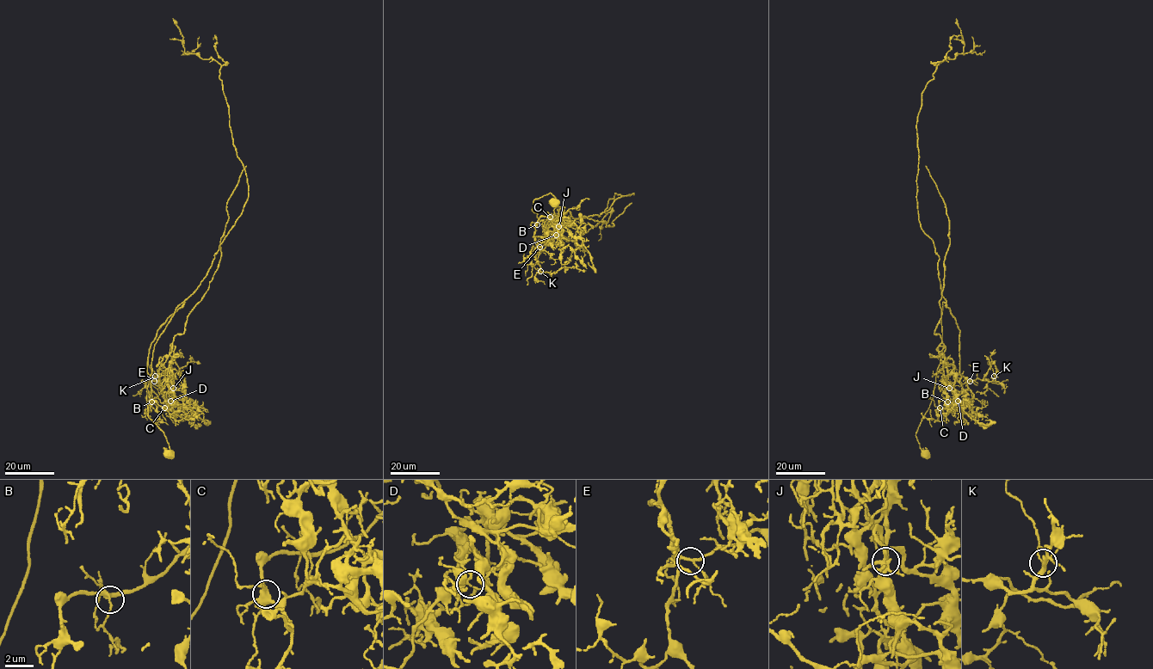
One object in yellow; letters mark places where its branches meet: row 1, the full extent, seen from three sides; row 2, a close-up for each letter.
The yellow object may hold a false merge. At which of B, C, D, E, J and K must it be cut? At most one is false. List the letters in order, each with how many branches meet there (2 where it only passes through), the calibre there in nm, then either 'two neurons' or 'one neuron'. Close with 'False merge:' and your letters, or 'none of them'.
B: branches 4; calibre 240 nm; one neuron
C: branches 4; calibre 400 nm; one neuron
D: branches 4; calibre 260 nm; two neurons
E: branches 4; calibre 190 nm; one neuron
J: branches 4; calibre 240 nm; one neuron
K: branches 4; calibre 200 nm; one neuron
False merge: D

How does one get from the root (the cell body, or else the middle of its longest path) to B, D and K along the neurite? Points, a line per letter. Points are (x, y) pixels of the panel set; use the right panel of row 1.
B: (926, 456), (915, 432), (934, 395), (943, 302), (960, 330), (960, 374), (967, 382), (965, 392), (947, 402)
D: (926, 456), (915, 432), (934, 395), (943, 302), (960, 330), (960, 374), (973, 394), (958, 401)
K: (926, 456), (915, 432), (934, 395), (943, 302), (960, 330), (960, 374), (973, 380), (994, 376)

